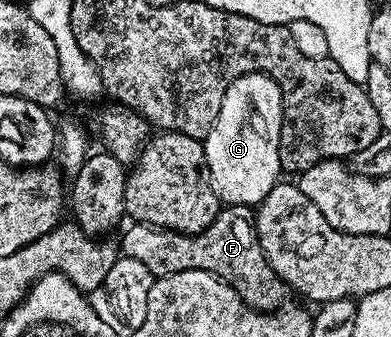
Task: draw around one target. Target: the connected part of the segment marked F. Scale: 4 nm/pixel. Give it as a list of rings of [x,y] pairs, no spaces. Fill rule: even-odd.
[[[224,206],[213,225],[196,235],[148,227],[146,223],[132,222],[130,226],[123,235],[122,254],[133,261],[141,261],[156,277],[182,271],[207,271],[226,281],[247,306],[260,313],[276,310],[288,302],[289,288],[269,265],[261,249],[250,206]]]

